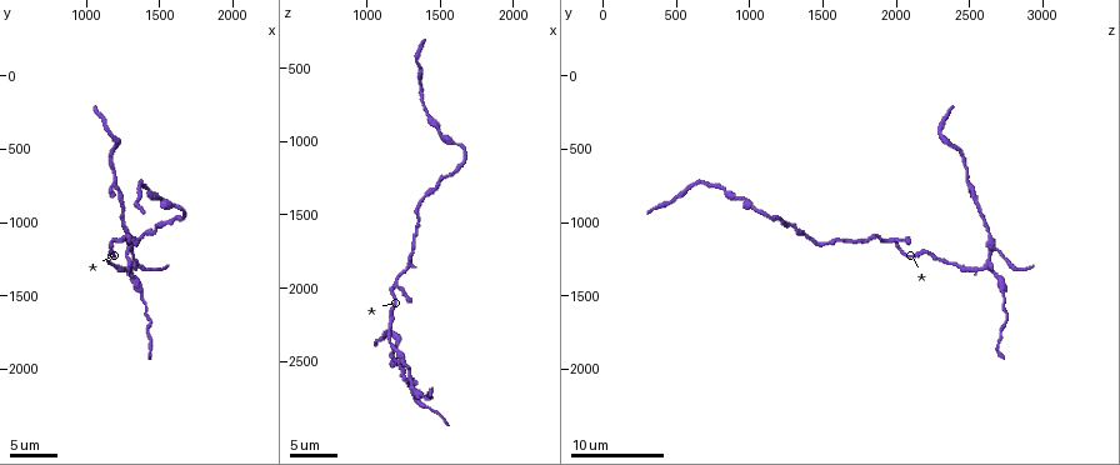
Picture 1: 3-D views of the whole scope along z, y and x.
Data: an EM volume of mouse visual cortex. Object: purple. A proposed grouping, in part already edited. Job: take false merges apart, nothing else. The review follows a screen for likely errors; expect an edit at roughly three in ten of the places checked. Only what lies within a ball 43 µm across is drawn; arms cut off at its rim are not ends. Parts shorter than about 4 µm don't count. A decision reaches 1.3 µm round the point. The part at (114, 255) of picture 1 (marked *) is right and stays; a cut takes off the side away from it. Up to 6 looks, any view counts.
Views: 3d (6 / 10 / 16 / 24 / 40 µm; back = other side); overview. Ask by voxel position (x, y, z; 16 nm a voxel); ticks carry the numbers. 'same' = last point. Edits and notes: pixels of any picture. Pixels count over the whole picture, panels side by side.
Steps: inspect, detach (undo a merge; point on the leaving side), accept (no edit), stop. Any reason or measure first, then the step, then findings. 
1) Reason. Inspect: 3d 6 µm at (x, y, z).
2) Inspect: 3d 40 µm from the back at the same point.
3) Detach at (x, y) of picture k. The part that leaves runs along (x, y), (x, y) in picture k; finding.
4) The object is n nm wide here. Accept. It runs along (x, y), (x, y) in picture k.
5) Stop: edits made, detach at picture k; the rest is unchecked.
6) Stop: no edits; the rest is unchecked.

Inspect: 3d 10 µm at (1320, 1180, 2680).

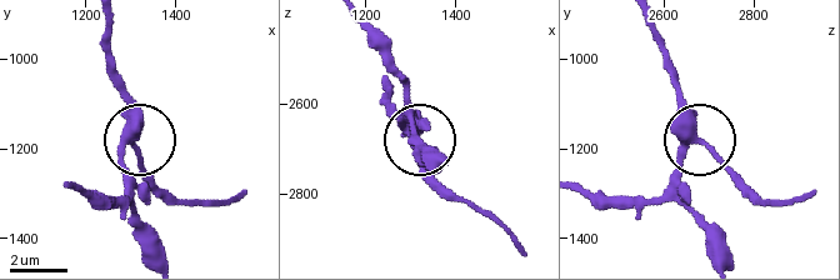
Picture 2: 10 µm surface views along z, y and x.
3 arms meet here. Accept. All the same neuron.

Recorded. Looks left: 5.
Sudden change in width. Inspect: 3d 16 µm at (1180, 1280, 2420).

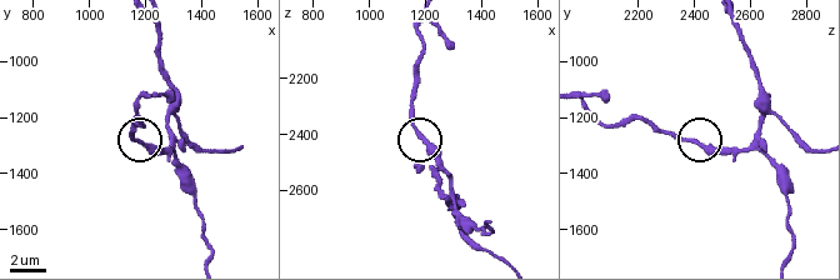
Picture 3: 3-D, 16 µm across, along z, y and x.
Inspect: 3d 16 µm from the back at (1180, 1300, 2400).

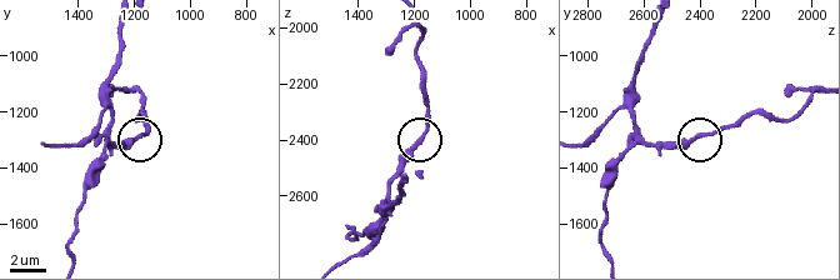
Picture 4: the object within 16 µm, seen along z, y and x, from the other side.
Accept. It runs along (783, 118), (753, 114), (664, 145) in picture 4; all the same neuron.

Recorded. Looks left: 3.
Thick turns thin. Inspect: 3d 16 µm at (1440, 760, 820).

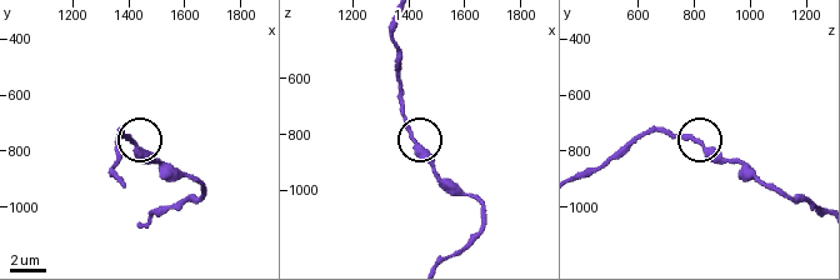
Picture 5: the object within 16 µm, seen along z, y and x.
Accept. It runs along (449, 258), (476, 234), (480, 211), (440, 175), (396, 96) in picture 5; one neuron here.

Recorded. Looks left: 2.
Stop: no edits; the rest is unchecked.

